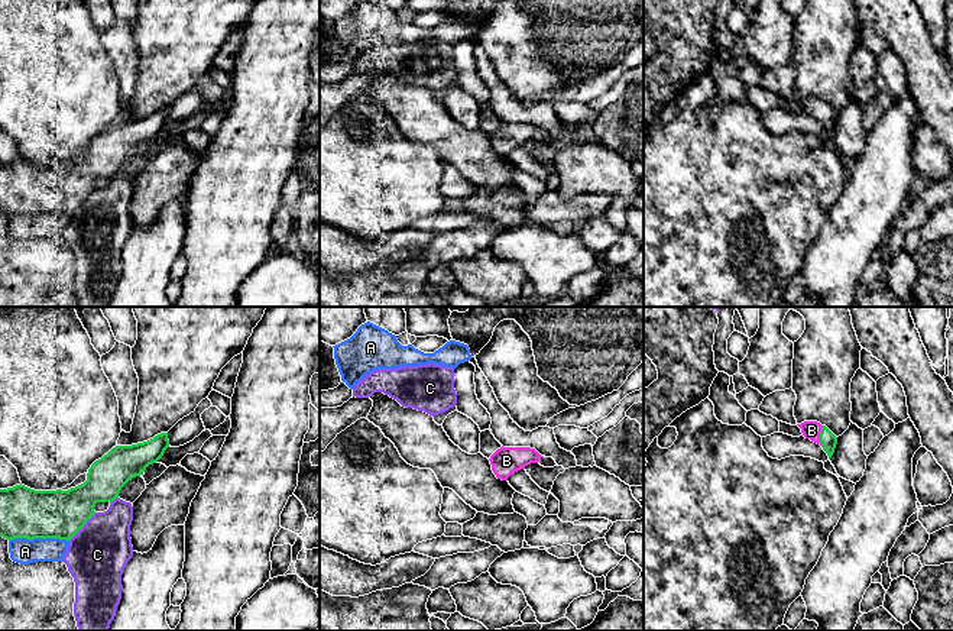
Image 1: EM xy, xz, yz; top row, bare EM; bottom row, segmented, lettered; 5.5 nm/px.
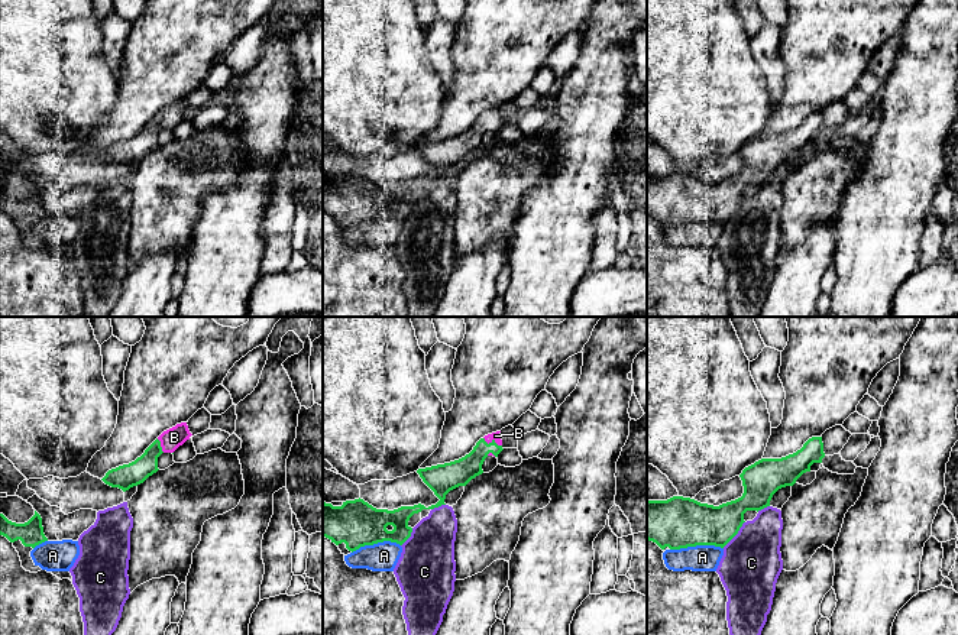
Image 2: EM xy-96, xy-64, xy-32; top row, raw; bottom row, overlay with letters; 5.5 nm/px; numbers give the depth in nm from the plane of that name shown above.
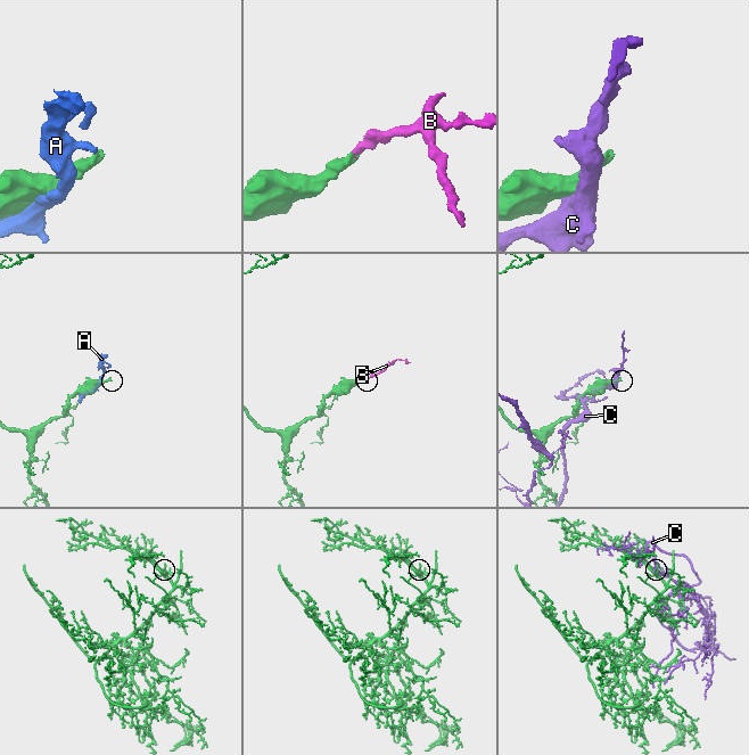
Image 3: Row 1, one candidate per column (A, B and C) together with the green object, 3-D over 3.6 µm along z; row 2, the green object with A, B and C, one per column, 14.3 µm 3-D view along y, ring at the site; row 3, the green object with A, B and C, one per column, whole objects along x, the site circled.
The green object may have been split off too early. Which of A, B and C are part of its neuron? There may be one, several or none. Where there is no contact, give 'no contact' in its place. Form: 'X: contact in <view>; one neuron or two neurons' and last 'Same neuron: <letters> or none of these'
A: contact in xy; two neurons
B: contact in yz; one neuron
C: contact in xy; two neurons
Same neuron: B

